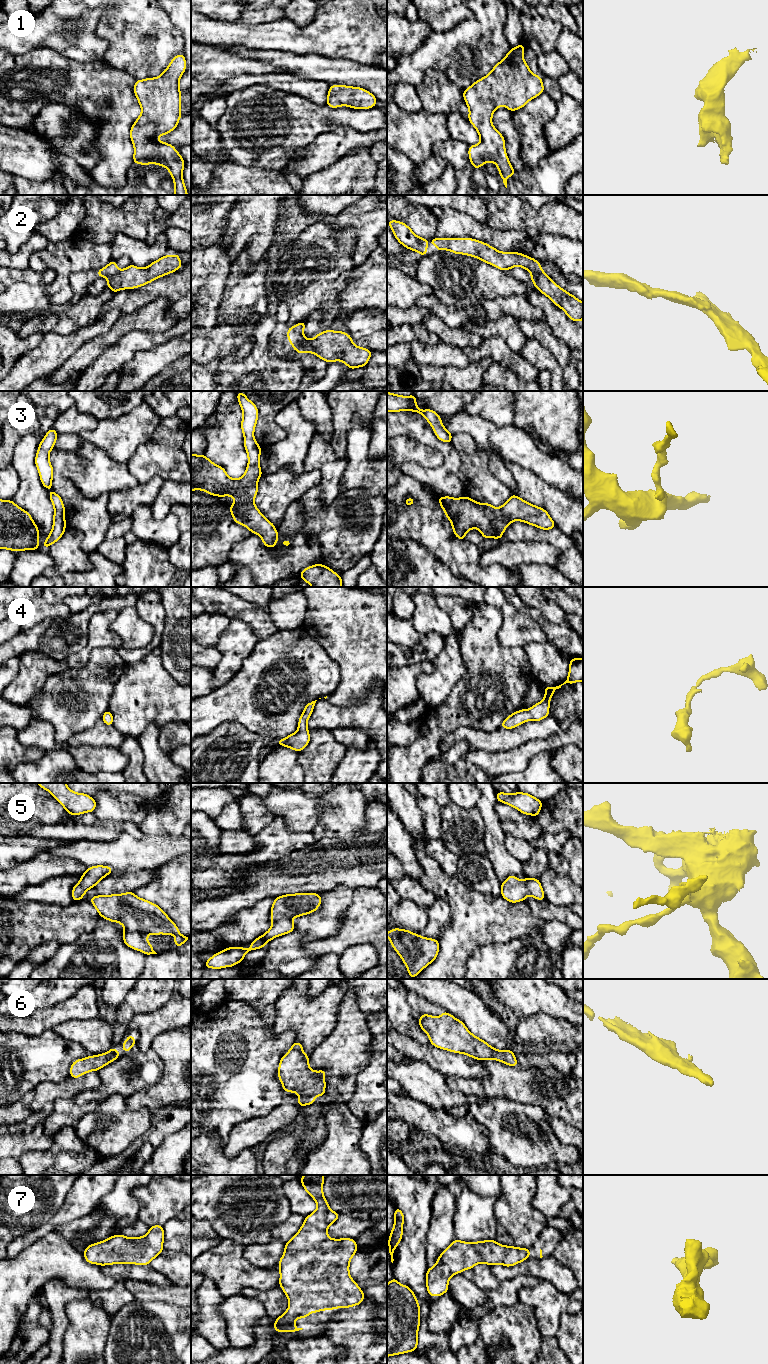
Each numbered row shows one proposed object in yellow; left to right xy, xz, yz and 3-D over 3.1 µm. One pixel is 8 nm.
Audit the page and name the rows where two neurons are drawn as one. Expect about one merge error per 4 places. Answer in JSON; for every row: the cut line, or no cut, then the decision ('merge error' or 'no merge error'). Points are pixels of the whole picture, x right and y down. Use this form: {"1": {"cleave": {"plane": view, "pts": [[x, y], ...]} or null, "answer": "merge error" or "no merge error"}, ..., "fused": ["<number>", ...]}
{"1": {"cleave": null, "answer": "no merge error"}, "2": {"cleave": {"plane": "xy", "pts": [[119, 270], [107, 277]]}, "answer": "merge error"}, "3": {"cleave": null, "answer": "no merge error"}, "4": {"cleave": null, "answer": "no merge error"}, "5": {"cleave": null, "answer": "no merge error"}, "6": {"cleave": null, "answer": "no merge error"}, "7": {"cleave": null, "answer": "no merge error"}, "fused": ["2"]}

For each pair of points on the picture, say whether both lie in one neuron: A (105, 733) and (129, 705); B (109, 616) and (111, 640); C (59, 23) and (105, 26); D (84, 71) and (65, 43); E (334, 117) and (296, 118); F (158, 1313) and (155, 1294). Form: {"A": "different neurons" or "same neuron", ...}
{"A": "different neurons", "B": "same neuron", "C": "different neurons", "D": "different neurons", "E": "same neuron", "F": "different neurons"}

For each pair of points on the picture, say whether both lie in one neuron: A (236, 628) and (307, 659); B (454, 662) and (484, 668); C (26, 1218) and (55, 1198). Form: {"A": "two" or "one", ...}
{"A": "two", "B": "two", "C": "one"}

